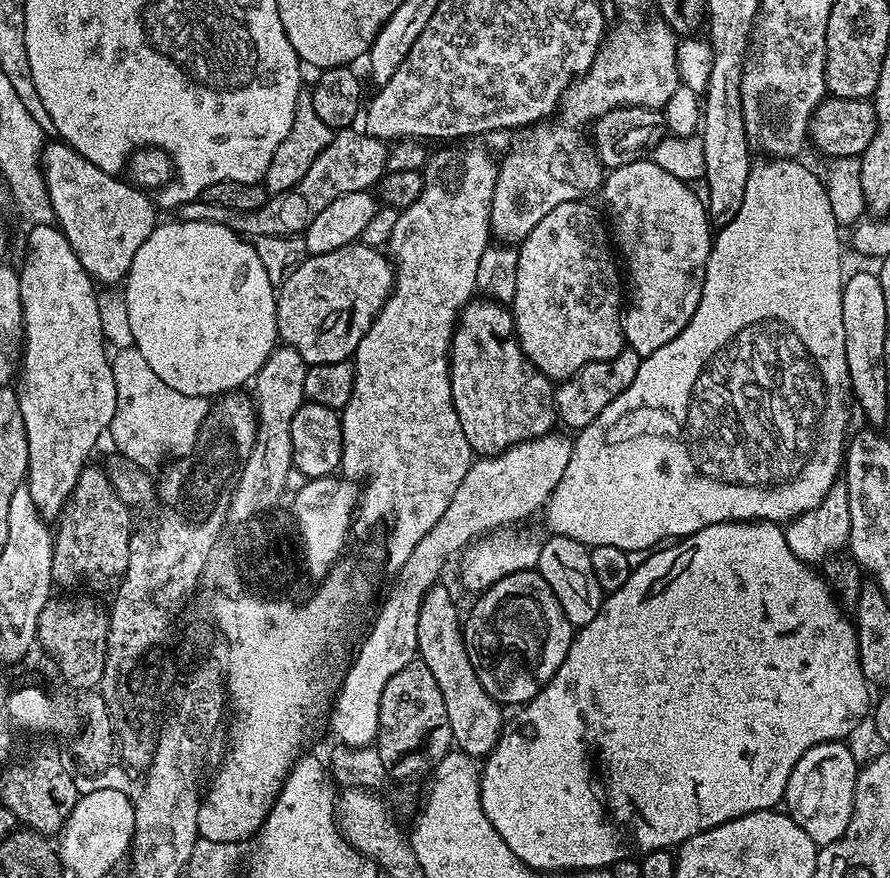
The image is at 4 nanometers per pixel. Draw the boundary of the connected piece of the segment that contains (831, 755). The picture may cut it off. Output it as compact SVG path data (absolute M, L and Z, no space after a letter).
M831 740L815 744L794 766L784 791L786 811L816 845L832 844L846 830L854 806L854 786L858 763L856 756L847 748L847 743Z

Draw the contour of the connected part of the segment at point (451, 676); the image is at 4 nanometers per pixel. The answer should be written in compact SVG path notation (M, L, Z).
M435 583L421 602L417 624L417 657L430 670L442 693L455 747L471 758L480 760L495 748L504 725L504 713L501 705L483 690L474 673L474 666L466 653L461 615L458 616L452 596L443 584Z

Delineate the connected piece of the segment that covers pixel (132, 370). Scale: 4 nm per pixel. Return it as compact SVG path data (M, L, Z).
M127 347L111 357L114 386L118 390L110 429L116 443L115 451L149 470L159 469L169 458L191 457L202 422L208 417L209 397L178 394L178 390L170 390L170 386L150 370L150 362L142 358L137 348Z

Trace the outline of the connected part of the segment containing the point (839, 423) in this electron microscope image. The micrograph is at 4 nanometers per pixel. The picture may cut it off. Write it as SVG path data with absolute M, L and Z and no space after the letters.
M768 158L763 162L765 164L756 162L752 165L752 173L746 182L746 194L742 198L742 210L738 210L736 215L737 220L730 222L725 228L719 229L715 233L710 258L706 262L706 278L702 286L700 305L690 318L688 325L673 340L666 342L666 346L662 346L662 350L654 350L654 354L643 357L638 366L638 374L634 374L634 382L630 382L630 386L626 390L622 390L622 394L618 394L618 398L614 398L614 402L610 402L610 406L606 406L606 410L602 410L602 414L598 414L598 418L594 418L594 422L590 422L590 426L579 429L575 433L570 462L566 462L566 474L562 474L562 482L558 482L554 494L542 509L542 516L548 519L549 529L547 531L551 535L569 536L587 545L589 549L598 546L618 546L618 550L629 553L632 551L643 552L647 548L655 549L667 541L664 540L667 536L672 536L671 538L692 536L698 530L702 530L711 524L767 520L774 524L783 525L787 521L795 520L803 512L814 510L830 494L830 488L841 479L846 455L846 433L849 431L848 415L854 412L854 385L850 378L850 370L846 370L846 329L842 326L842 290L846 279L846 272L840 269L840 232L842 232L842 228L836 223L834 210L830 210L828 190L821 177L819 180L806 165L799 164L801 161L796 158L787 160Z

